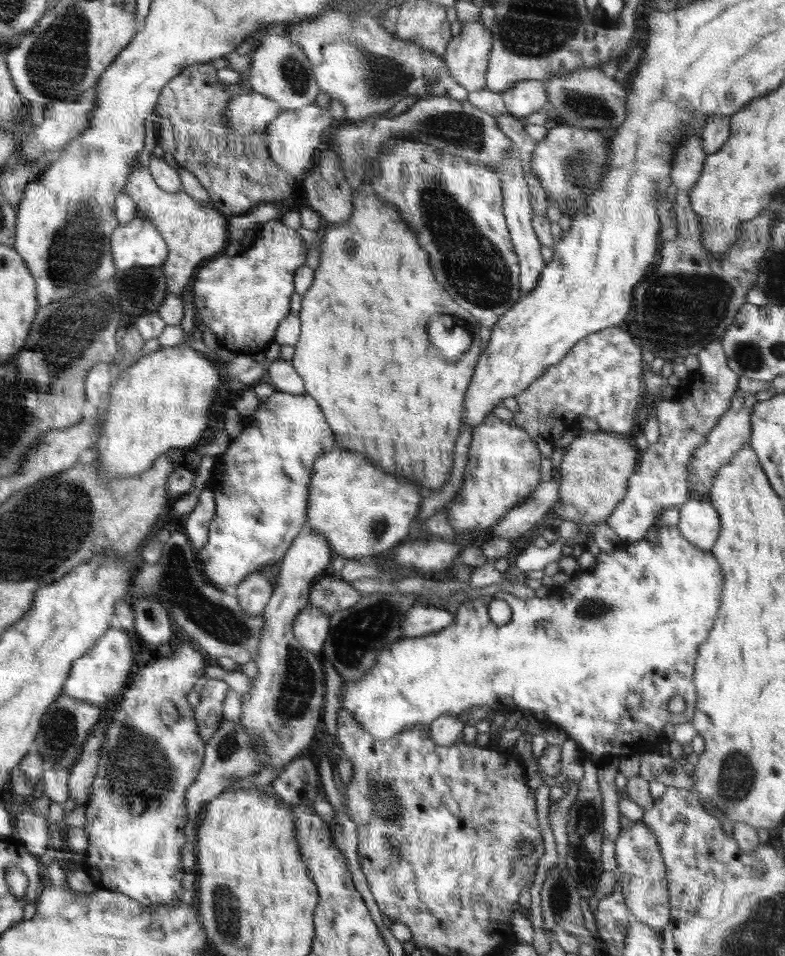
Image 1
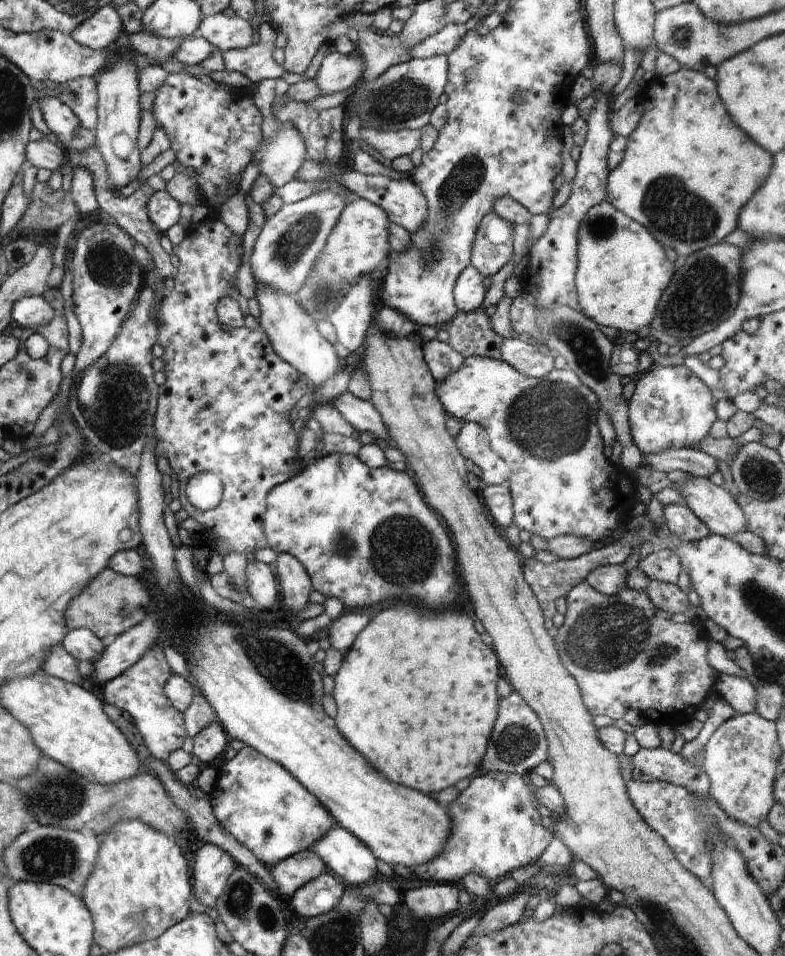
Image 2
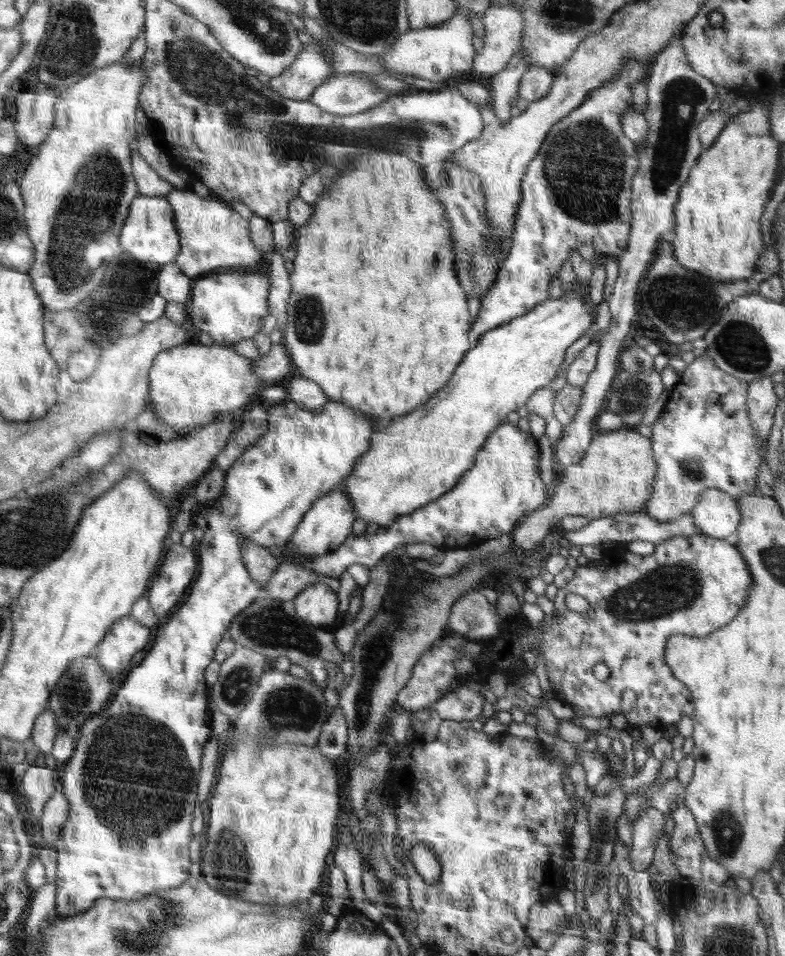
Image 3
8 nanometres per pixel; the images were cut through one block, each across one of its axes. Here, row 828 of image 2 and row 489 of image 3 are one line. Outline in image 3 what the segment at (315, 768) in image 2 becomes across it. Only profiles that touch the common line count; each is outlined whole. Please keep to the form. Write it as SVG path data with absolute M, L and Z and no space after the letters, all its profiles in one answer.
M577 278L572 288L564 290L560 298L547 298L530 312L485 332L466 352L440 392L415 411L396 417L371 433L368 451L356 461L352 473L342 481L342 492L349 496L357 518L367 523L375 522L380 528L387 527L399 516L424 508L451 491L463 474L472 468L476 452L480 451L489 434L506 420L507 414L516 411L533 392L555 378L568 346L594 324L598 304L587 308L590 285L589 280L587 286L581 286Z

